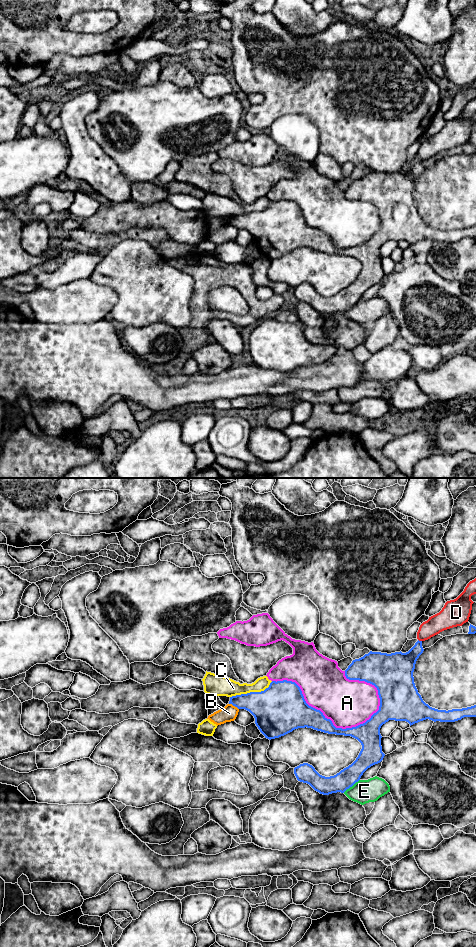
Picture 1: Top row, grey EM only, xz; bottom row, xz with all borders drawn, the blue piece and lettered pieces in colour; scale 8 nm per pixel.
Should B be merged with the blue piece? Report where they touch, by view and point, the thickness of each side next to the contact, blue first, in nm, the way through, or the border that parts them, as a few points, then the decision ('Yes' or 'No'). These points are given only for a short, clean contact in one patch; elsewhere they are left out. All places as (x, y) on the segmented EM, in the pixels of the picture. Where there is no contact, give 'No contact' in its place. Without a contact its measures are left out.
Touches blue at xz (234, 705). Thickness 240 nm (blue) against 130 nm. Boundary: xz (229, 703), (238, 709). No

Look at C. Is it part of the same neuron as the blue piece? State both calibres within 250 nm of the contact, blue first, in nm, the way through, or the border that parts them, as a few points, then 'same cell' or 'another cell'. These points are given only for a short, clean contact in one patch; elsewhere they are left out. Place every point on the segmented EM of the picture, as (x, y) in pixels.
calibres 380 and 160 nm; another cell

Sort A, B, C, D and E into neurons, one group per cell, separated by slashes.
A / B / C / D / E

